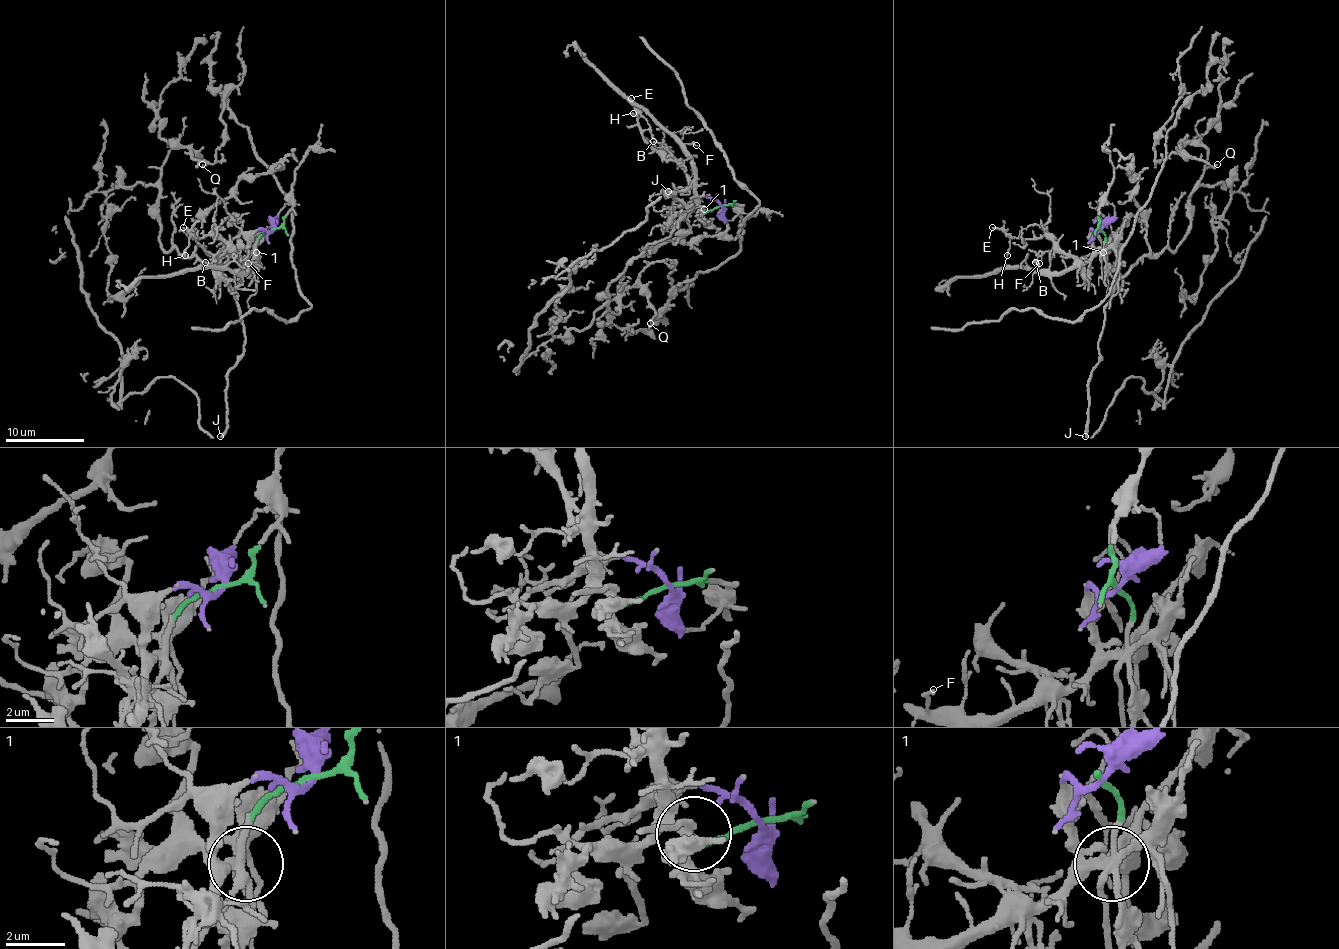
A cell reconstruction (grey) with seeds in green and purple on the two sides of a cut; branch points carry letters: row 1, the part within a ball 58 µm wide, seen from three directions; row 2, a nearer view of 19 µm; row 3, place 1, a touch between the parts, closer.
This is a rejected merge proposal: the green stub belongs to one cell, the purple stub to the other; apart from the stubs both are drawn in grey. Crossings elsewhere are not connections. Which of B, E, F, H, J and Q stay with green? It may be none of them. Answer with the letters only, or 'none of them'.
J, Q

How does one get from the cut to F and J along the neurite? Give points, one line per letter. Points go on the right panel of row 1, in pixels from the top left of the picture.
F: (1101, 230), (1091, 230), (1093, 254), (1085, 261), (1075, 261), (1061, 271), (1040, 271), (1040, 263)
J: (1101, 230), (1105, 240), (1101, 273), (1111, 293), (1105, 309), (1099, 364), (1089, 378), (1085, 437)

